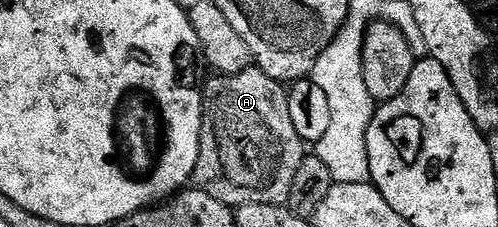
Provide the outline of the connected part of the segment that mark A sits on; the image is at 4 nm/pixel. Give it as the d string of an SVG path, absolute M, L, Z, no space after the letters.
M258 68L243 70L240 74L211 76L203 86L203 131L201 148L197 156L194 185L213 200L238 208L245 204L273 204L282 206L289 200L297 168L305 156L305 143L293 128L293 116L289 116L289 90L284 83L265 76Z

